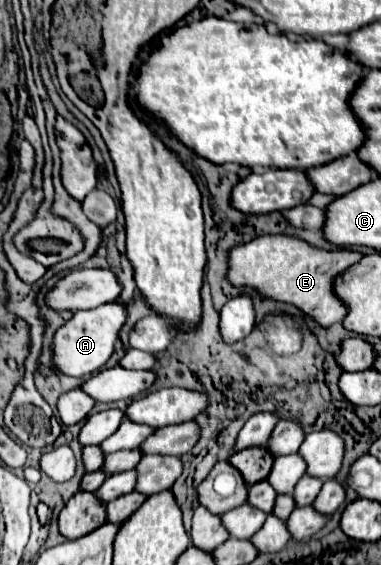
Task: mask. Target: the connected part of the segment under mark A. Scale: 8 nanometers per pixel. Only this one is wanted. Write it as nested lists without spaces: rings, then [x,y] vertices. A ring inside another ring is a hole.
[[[119,301],[99,305],[97,309],[75,311],[73,317],[55,333],[55,339],[53,339],[55,367],[61,373],[73,375],[73,377],[83,377],[101,369],[107,363],[107,359],[113,355],[115,343],[119,339],[121,327],[125,325],[127,317],[129,317],[129,309],[125,303],[119,303]]]

